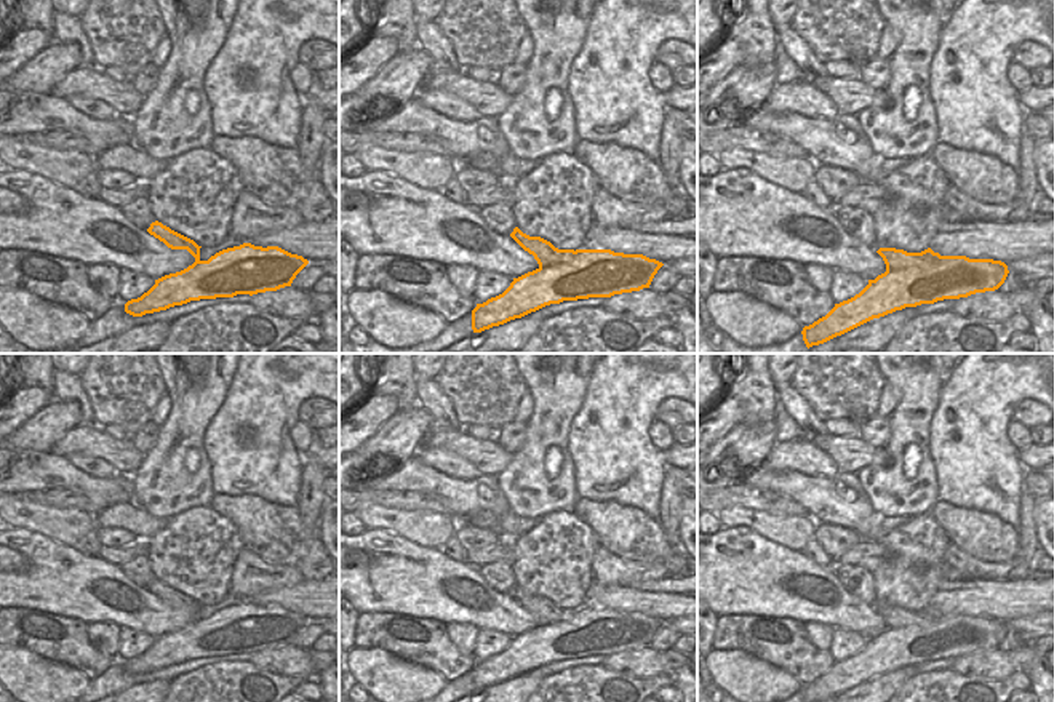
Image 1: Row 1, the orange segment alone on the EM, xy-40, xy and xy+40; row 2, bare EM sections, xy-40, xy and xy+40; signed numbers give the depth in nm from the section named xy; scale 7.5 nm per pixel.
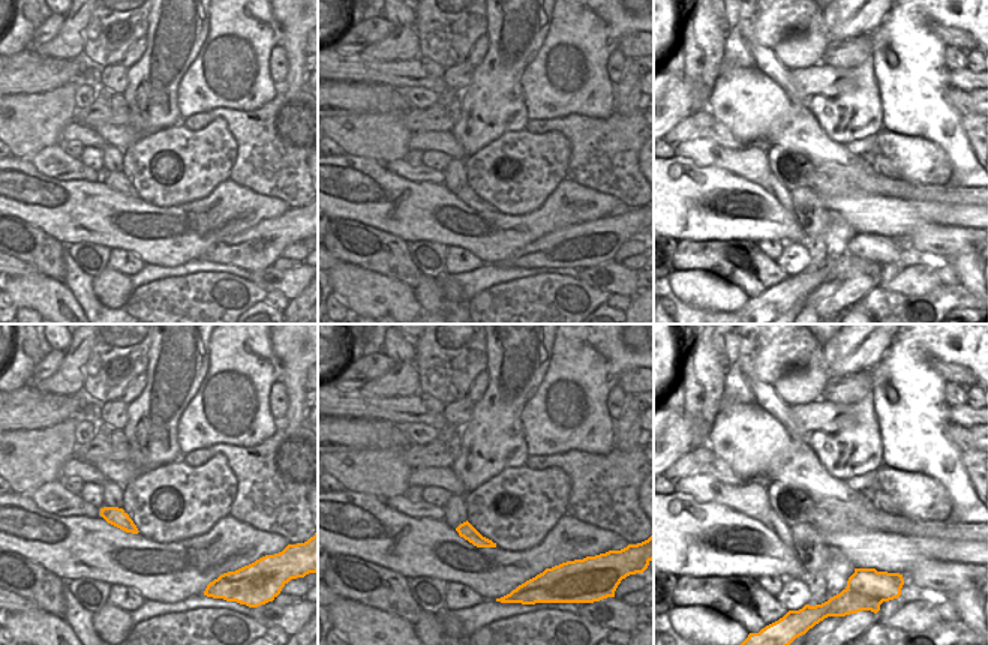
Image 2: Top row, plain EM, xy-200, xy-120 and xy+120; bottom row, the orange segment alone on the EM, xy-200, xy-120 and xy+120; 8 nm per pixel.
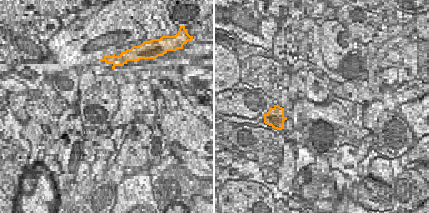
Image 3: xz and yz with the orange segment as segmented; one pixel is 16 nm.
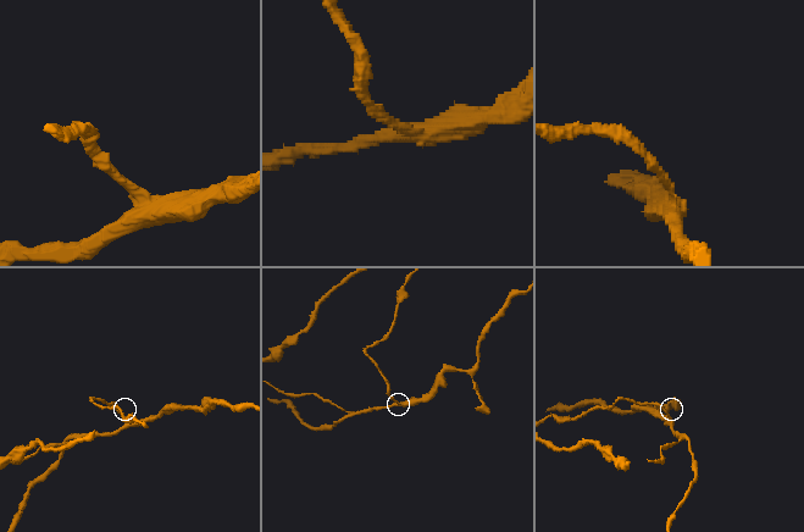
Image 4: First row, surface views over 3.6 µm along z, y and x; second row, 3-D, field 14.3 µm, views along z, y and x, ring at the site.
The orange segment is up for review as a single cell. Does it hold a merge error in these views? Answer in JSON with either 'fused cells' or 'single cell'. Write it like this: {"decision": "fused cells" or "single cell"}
{"decision": "fused cells"}

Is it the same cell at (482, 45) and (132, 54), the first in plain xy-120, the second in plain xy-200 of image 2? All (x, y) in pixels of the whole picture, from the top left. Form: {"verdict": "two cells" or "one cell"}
{"verdict": "one cell"}

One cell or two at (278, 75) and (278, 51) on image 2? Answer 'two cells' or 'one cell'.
one cell

